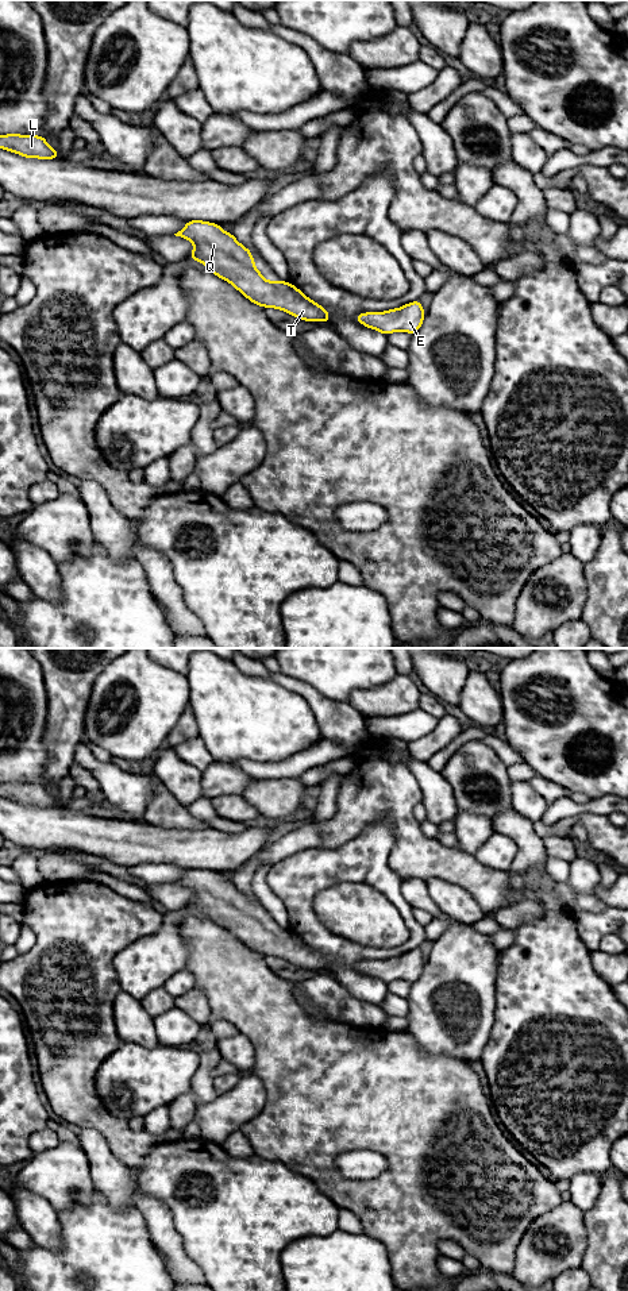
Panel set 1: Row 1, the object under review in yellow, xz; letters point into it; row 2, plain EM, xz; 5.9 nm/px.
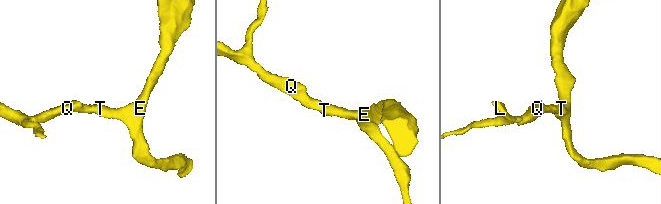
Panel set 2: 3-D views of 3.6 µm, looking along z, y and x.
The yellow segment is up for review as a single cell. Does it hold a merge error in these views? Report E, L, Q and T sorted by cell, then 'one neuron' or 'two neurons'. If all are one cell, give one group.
groups E L Q T; one neuron

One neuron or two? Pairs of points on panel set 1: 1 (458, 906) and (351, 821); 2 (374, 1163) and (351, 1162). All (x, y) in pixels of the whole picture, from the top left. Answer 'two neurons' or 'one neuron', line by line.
1: two neurons
2: one neuron

